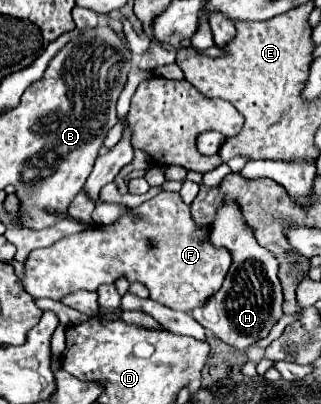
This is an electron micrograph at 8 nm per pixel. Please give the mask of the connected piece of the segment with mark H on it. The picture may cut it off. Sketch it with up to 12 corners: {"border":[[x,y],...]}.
{"border":[[238,202],[218,206],[212,244],[234,262],[192,316],[244,350],[282,318],[280,262]]}

